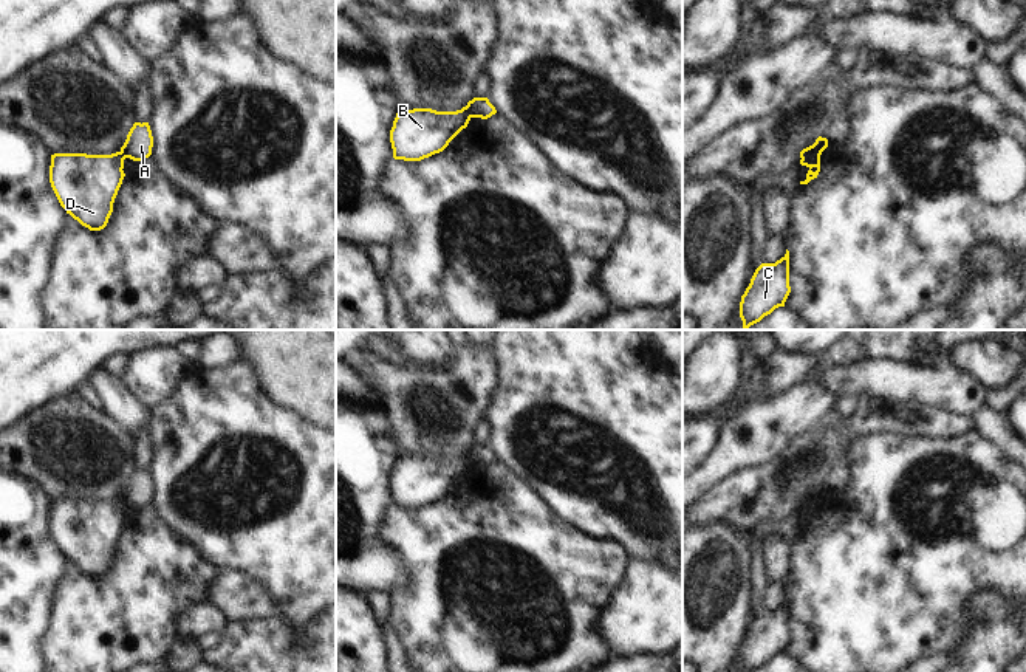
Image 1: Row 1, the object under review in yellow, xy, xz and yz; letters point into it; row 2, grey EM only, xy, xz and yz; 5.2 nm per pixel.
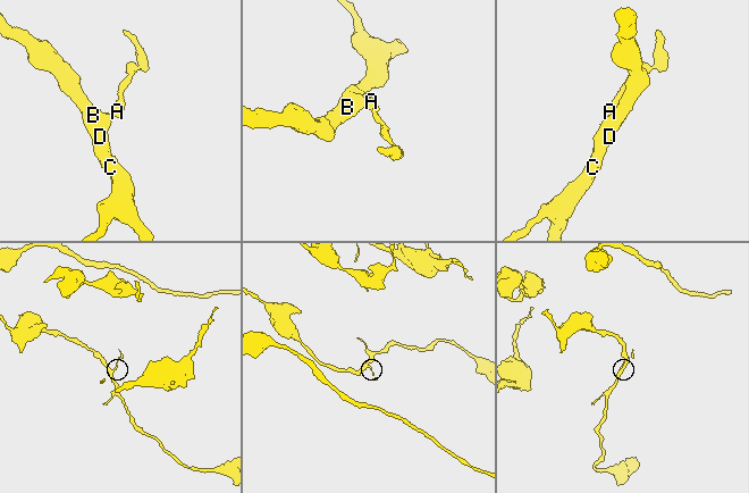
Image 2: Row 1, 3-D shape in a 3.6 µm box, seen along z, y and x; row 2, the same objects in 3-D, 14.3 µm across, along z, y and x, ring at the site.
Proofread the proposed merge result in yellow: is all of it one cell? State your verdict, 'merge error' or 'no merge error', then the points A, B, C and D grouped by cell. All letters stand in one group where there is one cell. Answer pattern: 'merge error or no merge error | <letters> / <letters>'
merge error | A / B C D

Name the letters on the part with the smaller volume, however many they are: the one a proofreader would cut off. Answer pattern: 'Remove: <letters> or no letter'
Remove: A

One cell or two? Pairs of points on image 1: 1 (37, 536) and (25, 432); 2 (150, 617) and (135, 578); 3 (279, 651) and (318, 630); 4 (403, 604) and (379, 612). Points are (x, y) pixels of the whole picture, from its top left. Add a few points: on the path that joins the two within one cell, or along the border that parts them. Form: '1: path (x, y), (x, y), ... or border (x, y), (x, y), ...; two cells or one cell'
1: border (16, 471), (34, 480), (51, 500); two cells
2: path (141, 607), (136, 587); one cell
3: path (291, 652), (307, 652), (316, 643); one cell
4: border (389, 595), (389, 626), (400, 644); two cells

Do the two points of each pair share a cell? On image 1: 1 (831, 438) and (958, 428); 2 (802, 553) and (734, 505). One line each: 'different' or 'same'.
1: same
2: different

